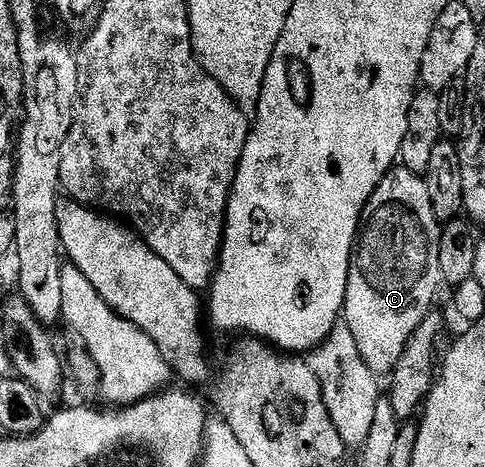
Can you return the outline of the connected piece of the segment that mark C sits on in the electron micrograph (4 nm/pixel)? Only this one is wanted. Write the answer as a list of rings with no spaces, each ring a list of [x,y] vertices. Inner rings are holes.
[[[396,165],[387,172],[363,208],[351,257],[342,318],[353,333],[353,341],[357,341],[357,349],[361,349],[365,365],[369,365],[376,376],[390,376],[397,361],[401,361],[401,353],[405,353],[405,345],[409,345],[409,337],[413,337],[417,325],[421,325],[421,321],[425,321],[427,314],[436,306],[435,294],[443,283],[439,256],[440,230],[441,223],[433,213],[424,176],[414,175],[402,165]]]

